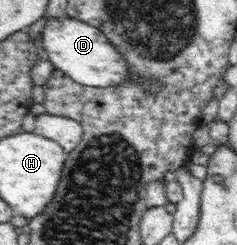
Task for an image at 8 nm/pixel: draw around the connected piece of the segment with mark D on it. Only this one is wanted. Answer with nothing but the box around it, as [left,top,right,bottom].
[41,16,130,88]

